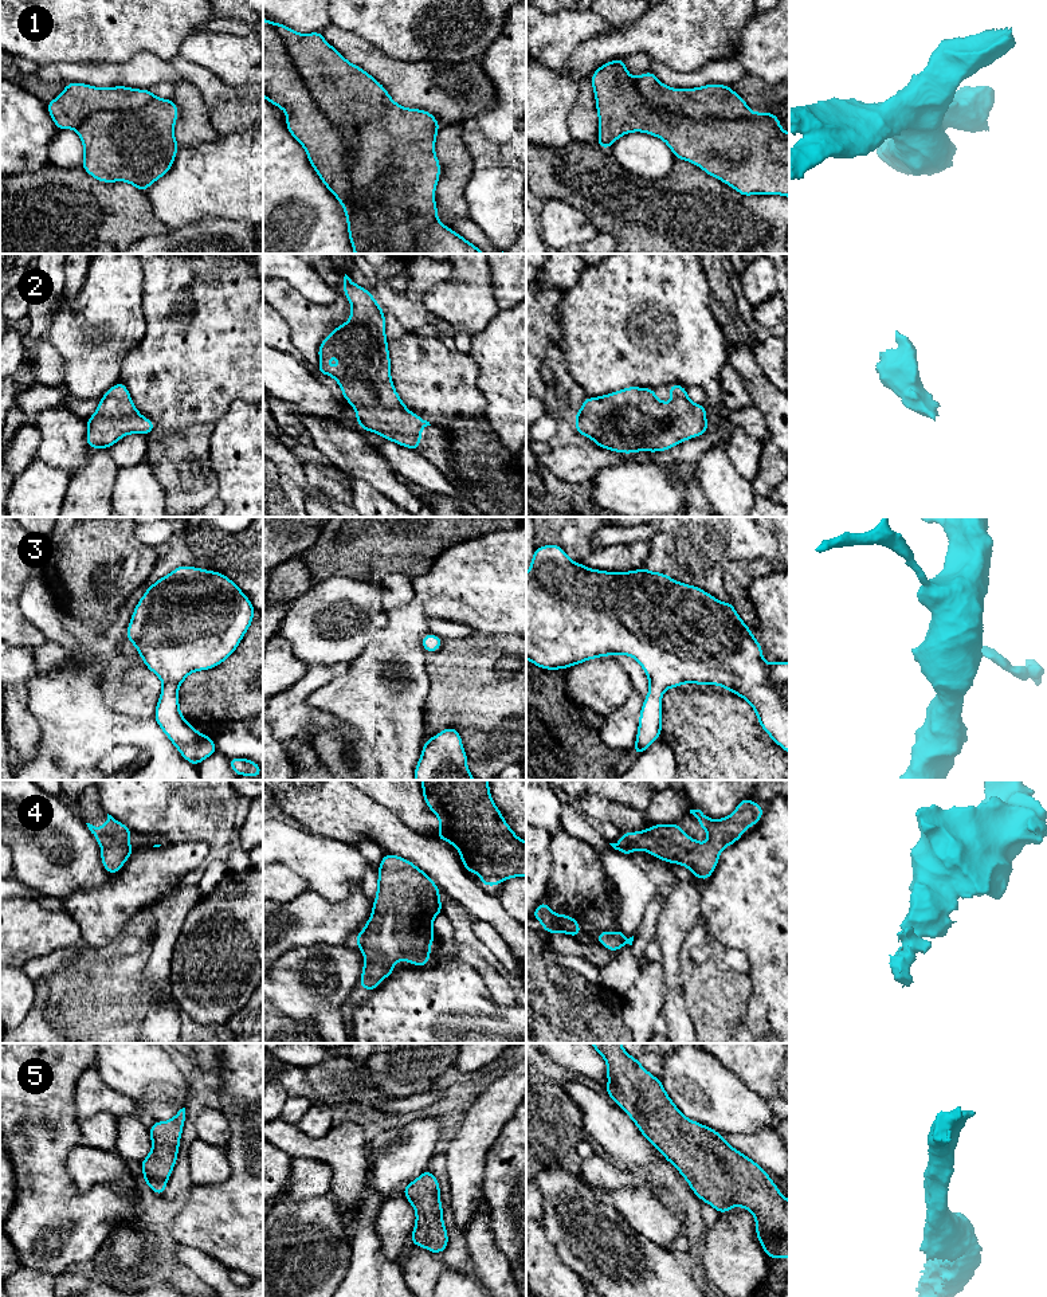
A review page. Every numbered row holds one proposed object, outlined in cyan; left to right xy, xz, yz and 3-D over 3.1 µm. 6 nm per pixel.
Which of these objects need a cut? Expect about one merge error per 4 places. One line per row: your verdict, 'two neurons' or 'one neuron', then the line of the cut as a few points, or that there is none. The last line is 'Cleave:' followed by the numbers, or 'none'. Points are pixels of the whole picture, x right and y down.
1: two neurons; cut xz (271, 24), (342, 134), (344, 208)
2: one neuron; cut none
3: one neuron; cut none
4: one neuron; cut none
5: one neuron; cut none
Cleave: 1

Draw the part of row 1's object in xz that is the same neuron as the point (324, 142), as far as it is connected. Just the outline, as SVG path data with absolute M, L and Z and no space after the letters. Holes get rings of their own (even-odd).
M263 17L263 97L286 114L286 128L305 148L321 181L345 208L353 200L352 158L342 132L329 122L294 67L283 40Z

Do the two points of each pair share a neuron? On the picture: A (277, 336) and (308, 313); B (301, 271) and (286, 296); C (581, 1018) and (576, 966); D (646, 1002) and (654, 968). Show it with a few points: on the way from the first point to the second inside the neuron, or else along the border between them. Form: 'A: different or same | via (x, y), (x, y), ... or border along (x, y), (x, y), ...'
A: different | border along (277, 309), (289, 329), (291, 344), (302, 356)
B: different | border along (277, 277), (287, 281), (306, 298), (318, 304)
C: different | border along (575, 971), (580, 972), (591, 983), (602, 986)
D: same | via (646, 994), (651, 976)

